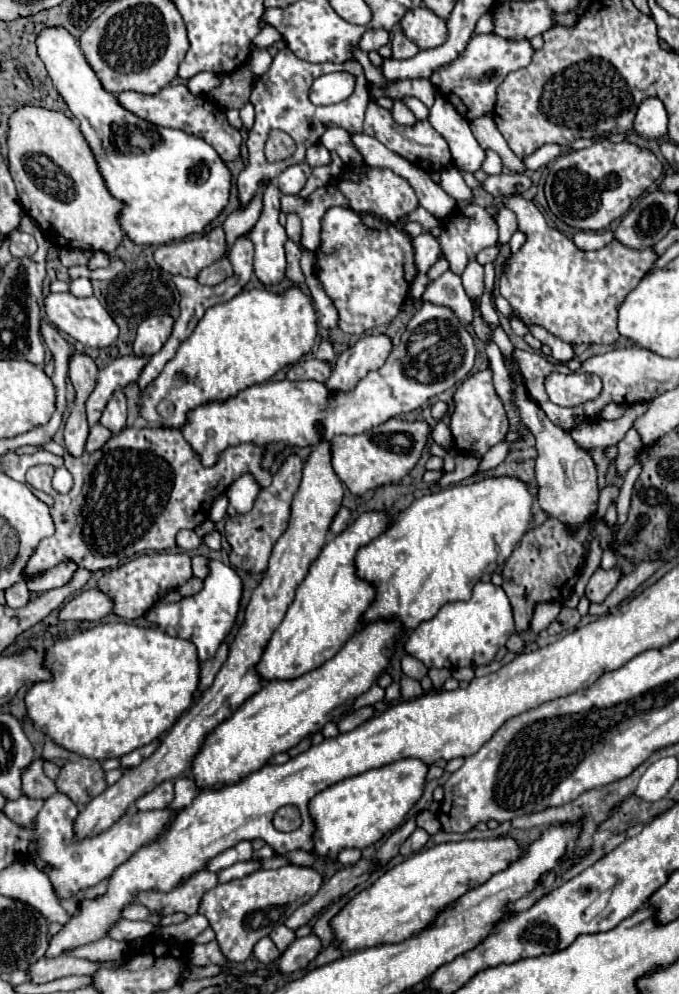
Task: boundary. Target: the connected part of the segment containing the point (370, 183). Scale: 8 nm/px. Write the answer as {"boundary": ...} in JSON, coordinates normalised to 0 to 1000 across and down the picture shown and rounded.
{"boundary":[[[535,165],[535,167],[517,169],[517,171],[520,171],[520,175],[526,175],[526,181],[502,179],[496,183],[496,189],[499,189],[499,193],[505,193],[505,197],[511,197],[514,207],[523,213],[546,213],[570,223],[585,223],[591,217],[614,211],[617,201],[611,197],[611,191],[605,189],[605,185],[599,185],[599,181],[594,181],[591,177],[582,177],[582,173],[576,173],[573,169],[546,169],[546,167]]]}

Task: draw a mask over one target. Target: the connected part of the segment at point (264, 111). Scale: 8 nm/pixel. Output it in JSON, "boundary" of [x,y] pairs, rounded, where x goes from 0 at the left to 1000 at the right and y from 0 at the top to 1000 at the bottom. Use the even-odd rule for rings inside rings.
{"boundary":[[[426,48],[411,50],[411,54],[402,58],[399,68],[387,76],[378,78],[378,85],[376,85],[367,101],[376,107],[376,125],[367,131],[367,141],[364,141],[364,147],[367,147],[367,163],[364,163],[361,171],[352,175],[352,179],[349,179],[352,199],[355,199],[358,205],[373,199],[373,195],[378,193],[378,187],[381,187],[384,181],[390,181],[390,183],[393,181],[402,181],[423,167],[446,163],[449,161],[449,151],[455,147],[461,147],[464,143],[470,143],[473,135],[482,129],[502,127],[511,133],[532,133],[538,109],[546,103],[546,99],[541,95],[541,80],[535,76],[535,68],[532,68],[529,62],[514,60],[514,62],[505,62],[505,64],[458,64],[458,62],[440,60]],[[502,70],[517,72],[526,78],[523,93],[514,99],[496,105],[483,107],[465,107],[461,105],[455,101],[455,89],[458,89],[461,80],[467,80],[476,74],[502,72]],[[399,131],[417,131],[417,133],[423,133],[434,141],[437,151],[434,151],[432,157],[426,157],[423,161],[414,161],[414,163],[402,163],[402,165],[393,163],[393,159],[390,159],[390,143],[393,143]]]}

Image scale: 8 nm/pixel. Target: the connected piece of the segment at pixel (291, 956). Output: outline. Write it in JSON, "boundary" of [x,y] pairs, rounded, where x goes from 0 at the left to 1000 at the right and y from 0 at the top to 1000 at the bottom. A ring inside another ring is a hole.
{"boundary":[[[443,932],[437,940],[437,946],[411,964],[411,976],[420,980],[446,976],[473,956],[473,946],[458,940],[458,932]]]}

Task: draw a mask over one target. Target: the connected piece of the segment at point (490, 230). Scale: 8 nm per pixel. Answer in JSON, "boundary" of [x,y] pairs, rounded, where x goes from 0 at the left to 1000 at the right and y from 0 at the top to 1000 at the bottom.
{"boundary":[[[688,205],[688,209],[682,211],[670,211],[661,215],[655,227],[649,229],[649,235],[647,235],[647,243],[649,243],[649,249],[655,254],[655,260],[661,264],[661,272],[670,274],[670,276],[682,276],[685,268],[703,260],[703,256],[717,249],[717,247],[726,247],[735,239],[735,233],[732,233],[732,223],[729,219],[708,207],[703,205]]]}

